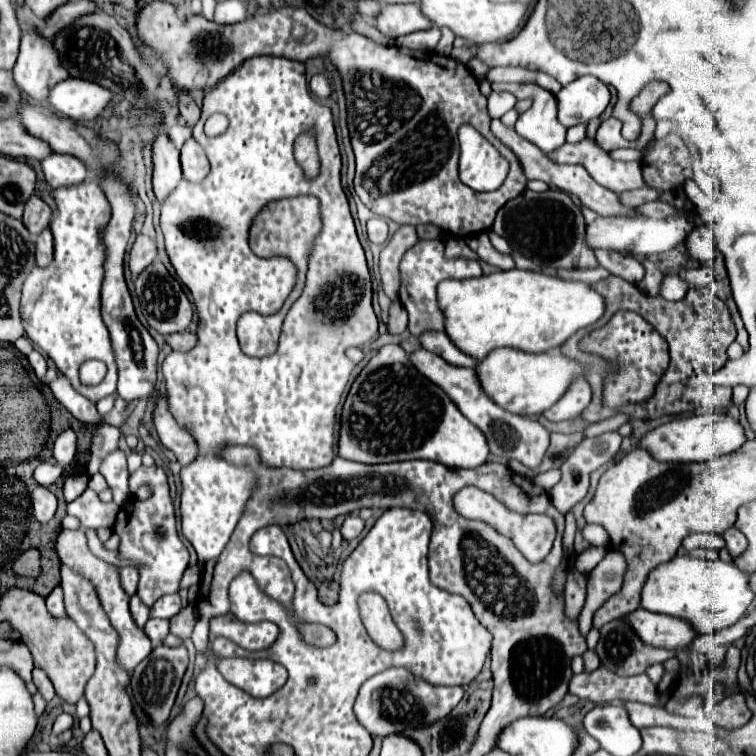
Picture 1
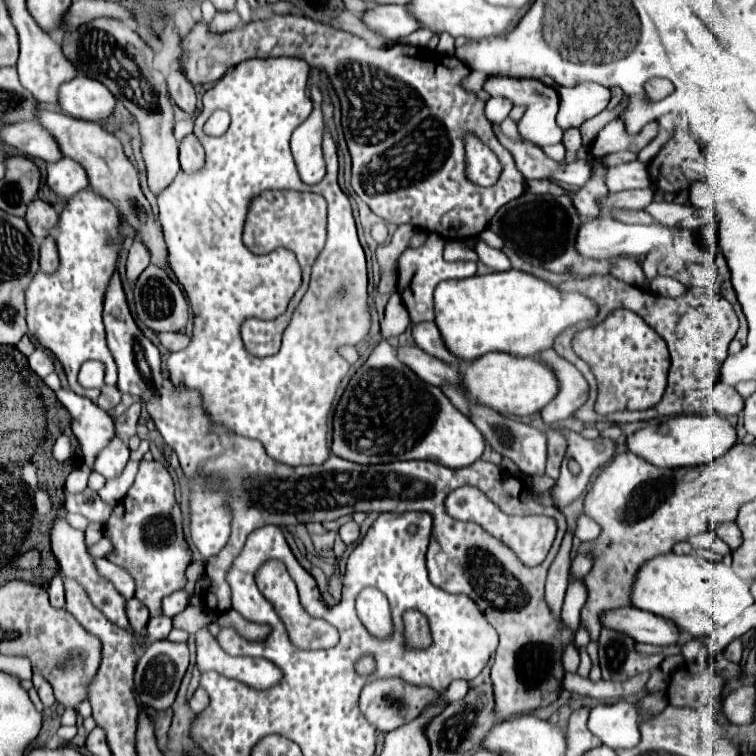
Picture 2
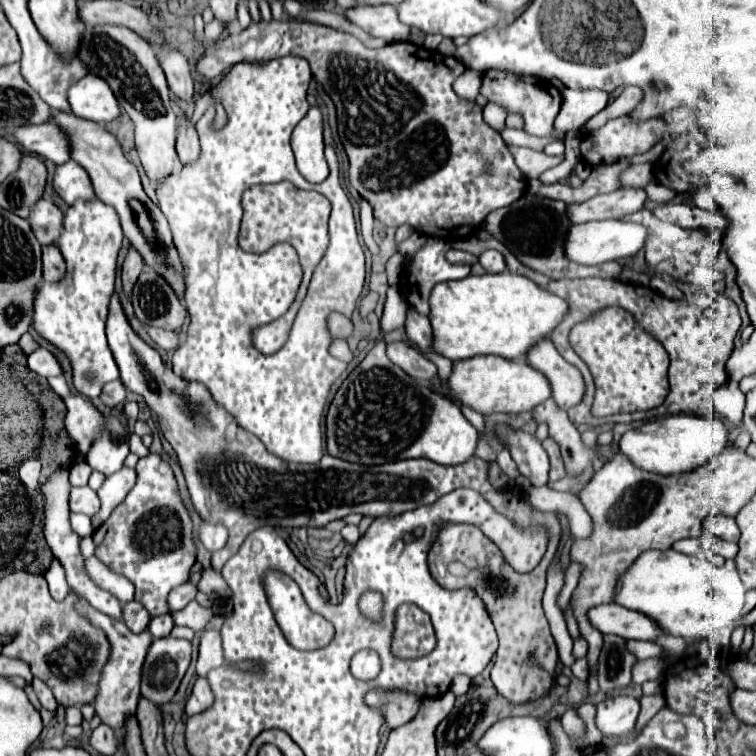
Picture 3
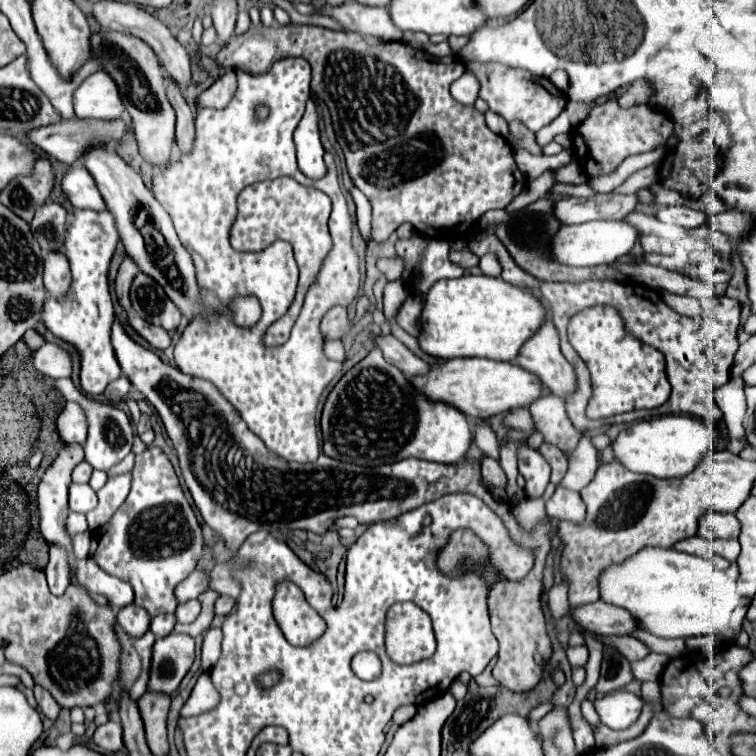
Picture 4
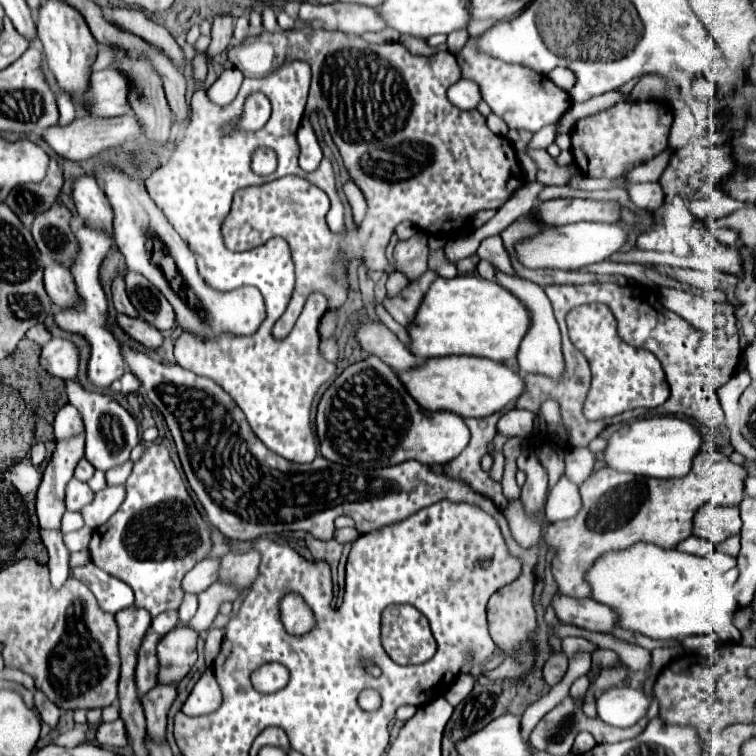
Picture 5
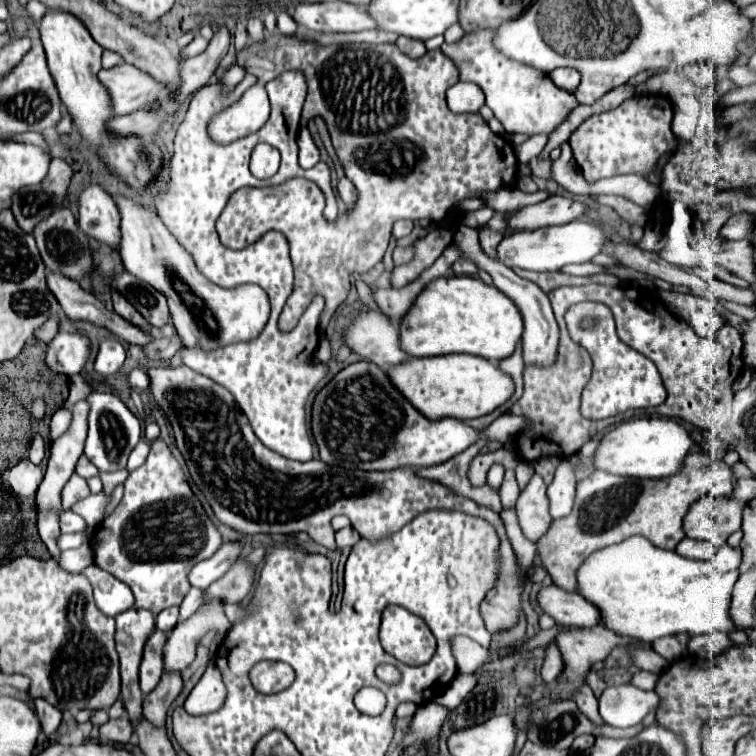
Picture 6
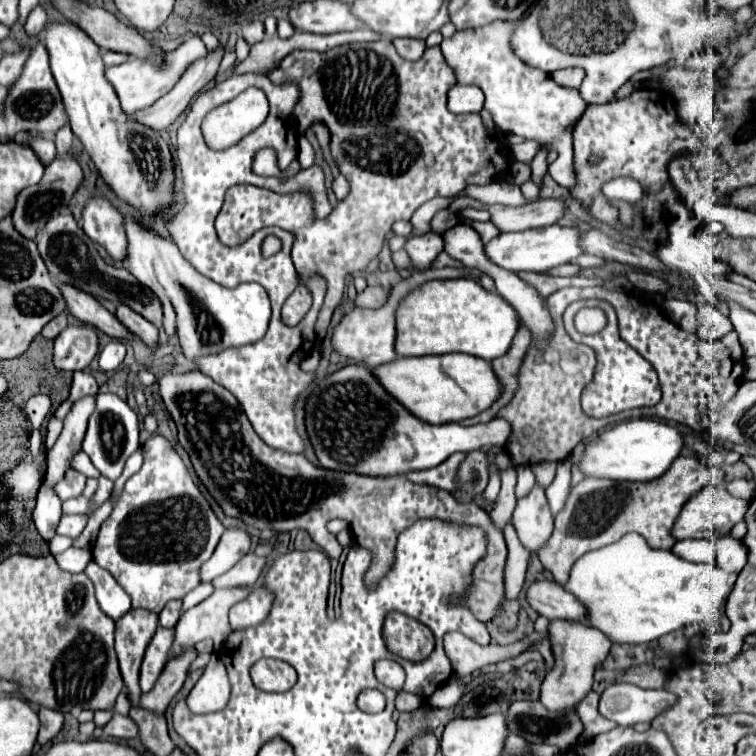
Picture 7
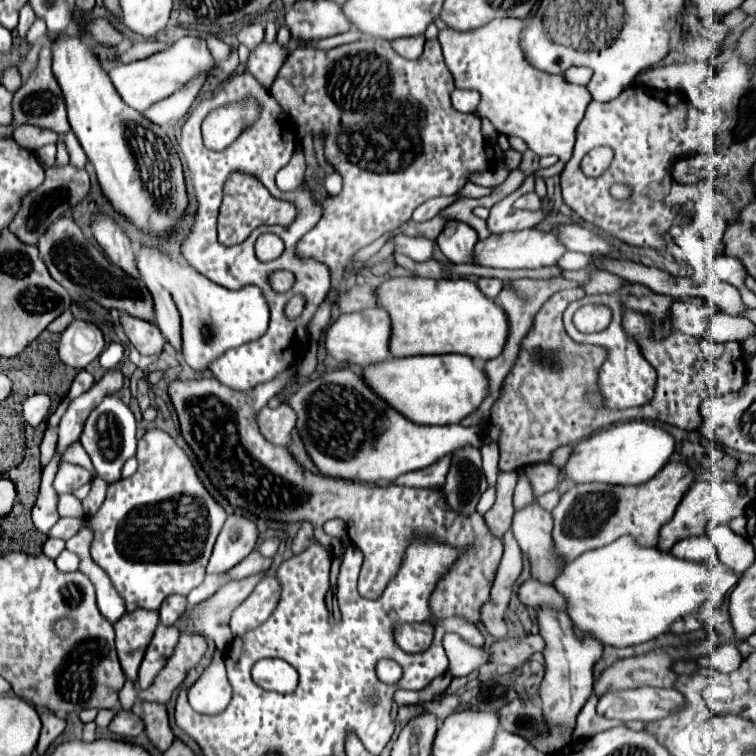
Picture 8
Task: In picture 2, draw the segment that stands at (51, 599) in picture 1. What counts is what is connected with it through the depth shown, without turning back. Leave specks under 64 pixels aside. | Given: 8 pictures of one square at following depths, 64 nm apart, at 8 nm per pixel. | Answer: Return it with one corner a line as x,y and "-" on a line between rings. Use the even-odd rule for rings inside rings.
54,576
54,580
50,582
50,588
48,588
48,596
50,596
50,602
56,610
64,608
64,584
62,584
62,576

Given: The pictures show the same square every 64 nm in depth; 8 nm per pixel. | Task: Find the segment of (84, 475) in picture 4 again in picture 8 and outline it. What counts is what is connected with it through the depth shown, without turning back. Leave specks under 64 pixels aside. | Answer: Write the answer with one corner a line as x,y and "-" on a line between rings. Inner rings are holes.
78,442
72,444
72,446
66,450
64,460
70,462
70,464
76,464
76,466
82,466
82,468
86,468
92,476
96,476
94,468
92,468
92,462
90,462
90,456
84,452
84,448
82,448

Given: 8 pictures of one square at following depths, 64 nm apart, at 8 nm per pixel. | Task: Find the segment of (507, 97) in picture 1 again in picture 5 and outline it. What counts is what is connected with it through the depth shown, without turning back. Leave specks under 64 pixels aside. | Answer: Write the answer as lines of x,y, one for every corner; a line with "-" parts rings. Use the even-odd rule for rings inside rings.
490,114
486,120
488,120
488,128
490,128
494,134
498,134
498,136
502,136
502,138
508,136
508,126
504,124
504,120
500,120
500,116

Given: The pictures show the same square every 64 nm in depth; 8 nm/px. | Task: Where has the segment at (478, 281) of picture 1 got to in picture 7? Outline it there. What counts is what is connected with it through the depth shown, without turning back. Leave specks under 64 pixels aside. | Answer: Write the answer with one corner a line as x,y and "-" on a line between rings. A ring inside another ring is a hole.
474,278
430,280
400,300
396,310
396,352
400,356
464,352
488,362
504,356
520,328
516,310

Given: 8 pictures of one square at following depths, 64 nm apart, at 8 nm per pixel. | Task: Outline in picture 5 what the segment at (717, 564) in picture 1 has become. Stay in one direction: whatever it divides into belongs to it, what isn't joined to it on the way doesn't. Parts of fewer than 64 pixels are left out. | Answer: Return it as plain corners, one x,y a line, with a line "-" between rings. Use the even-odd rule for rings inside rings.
634,544
622,552
604,554
586,574
588,584
592,586
592,598
606,606
612,606
618,616
622,628
646,634
656,640
682,640
686,636
696,634
716,634
724,642
740,642
740,634
728,634
732,626
732,616
738,608
738,600
734,594
736,568
728,572
718,572
710,558
700,558
694,554
686,554
680,550
662,550
654,544

